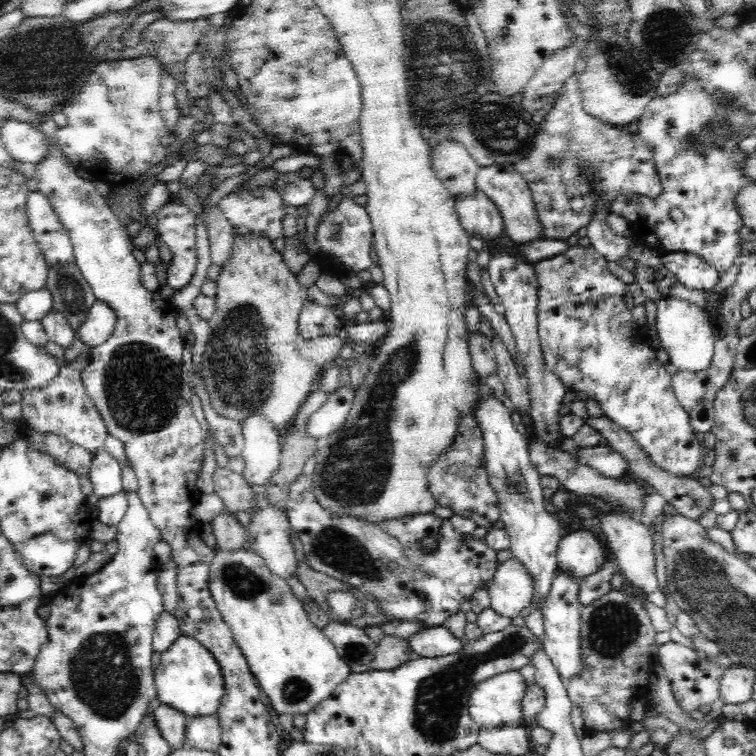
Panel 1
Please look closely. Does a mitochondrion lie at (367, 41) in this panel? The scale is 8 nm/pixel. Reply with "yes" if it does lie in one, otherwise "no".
no

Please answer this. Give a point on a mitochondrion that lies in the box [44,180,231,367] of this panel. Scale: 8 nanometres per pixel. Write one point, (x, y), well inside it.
(71, 294)

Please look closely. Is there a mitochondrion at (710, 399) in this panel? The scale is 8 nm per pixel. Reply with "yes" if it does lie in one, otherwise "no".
no

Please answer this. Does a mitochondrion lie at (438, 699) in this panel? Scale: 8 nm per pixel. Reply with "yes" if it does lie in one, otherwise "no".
yes

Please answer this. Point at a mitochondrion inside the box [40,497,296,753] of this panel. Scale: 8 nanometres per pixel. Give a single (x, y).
(103, 673)

